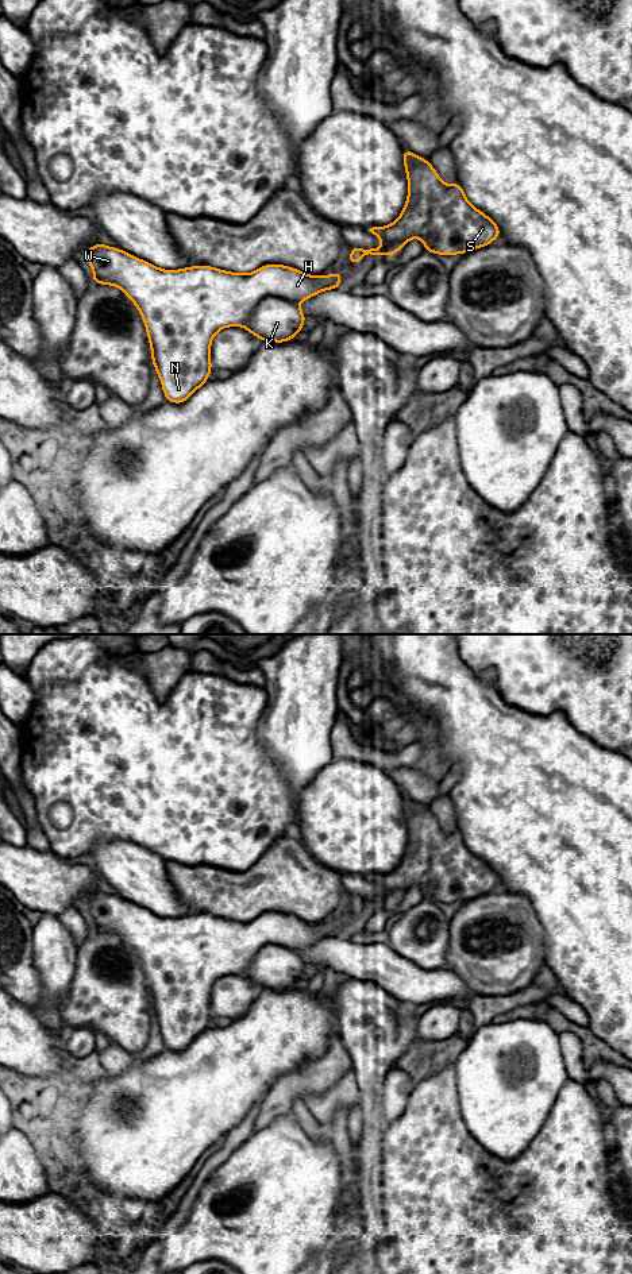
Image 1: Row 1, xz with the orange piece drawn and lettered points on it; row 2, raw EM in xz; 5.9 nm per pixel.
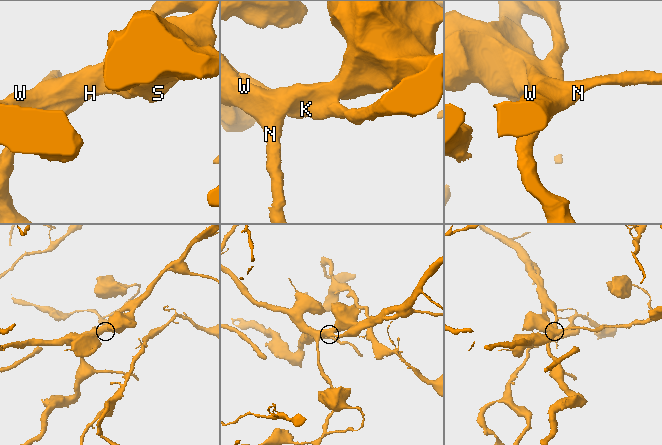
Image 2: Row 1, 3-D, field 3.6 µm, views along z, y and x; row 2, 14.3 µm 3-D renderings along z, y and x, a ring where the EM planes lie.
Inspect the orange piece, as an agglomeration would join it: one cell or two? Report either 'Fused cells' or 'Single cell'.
Fused cells

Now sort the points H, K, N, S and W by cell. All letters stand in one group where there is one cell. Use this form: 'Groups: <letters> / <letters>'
Groups: H N S W / K

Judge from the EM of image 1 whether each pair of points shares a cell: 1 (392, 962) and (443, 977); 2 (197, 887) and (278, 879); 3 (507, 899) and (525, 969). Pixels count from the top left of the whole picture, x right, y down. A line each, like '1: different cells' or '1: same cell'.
1: same cell
2: same cell
3: same cell

